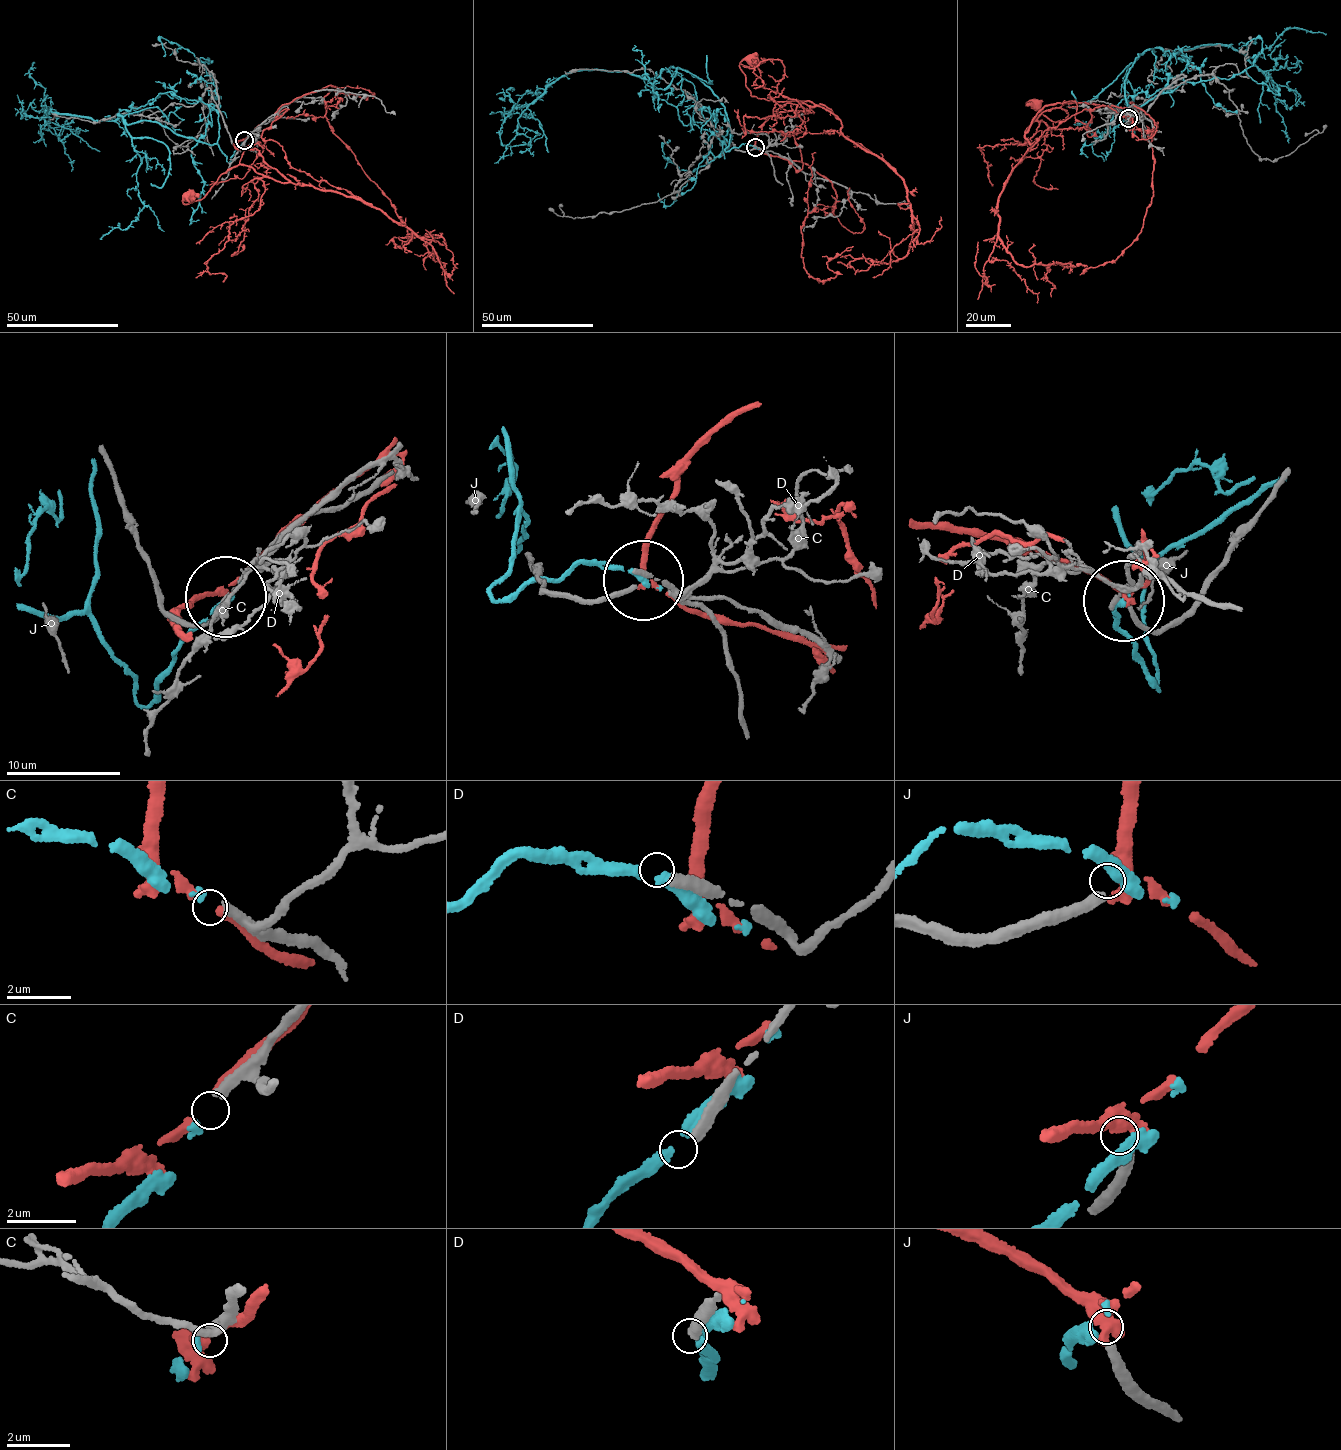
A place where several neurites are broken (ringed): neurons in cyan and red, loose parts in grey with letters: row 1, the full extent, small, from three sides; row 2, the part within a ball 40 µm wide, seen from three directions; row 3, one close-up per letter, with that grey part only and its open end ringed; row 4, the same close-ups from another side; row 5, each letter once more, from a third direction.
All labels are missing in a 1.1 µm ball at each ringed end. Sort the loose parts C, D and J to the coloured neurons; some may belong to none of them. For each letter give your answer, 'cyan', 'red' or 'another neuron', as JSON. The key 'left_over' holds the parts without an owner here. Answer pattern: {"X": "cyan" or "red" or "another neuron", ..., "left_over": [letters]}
{"C": "cyan", "D": "another neuron", "J": "red", "left_over": ["D"]}

